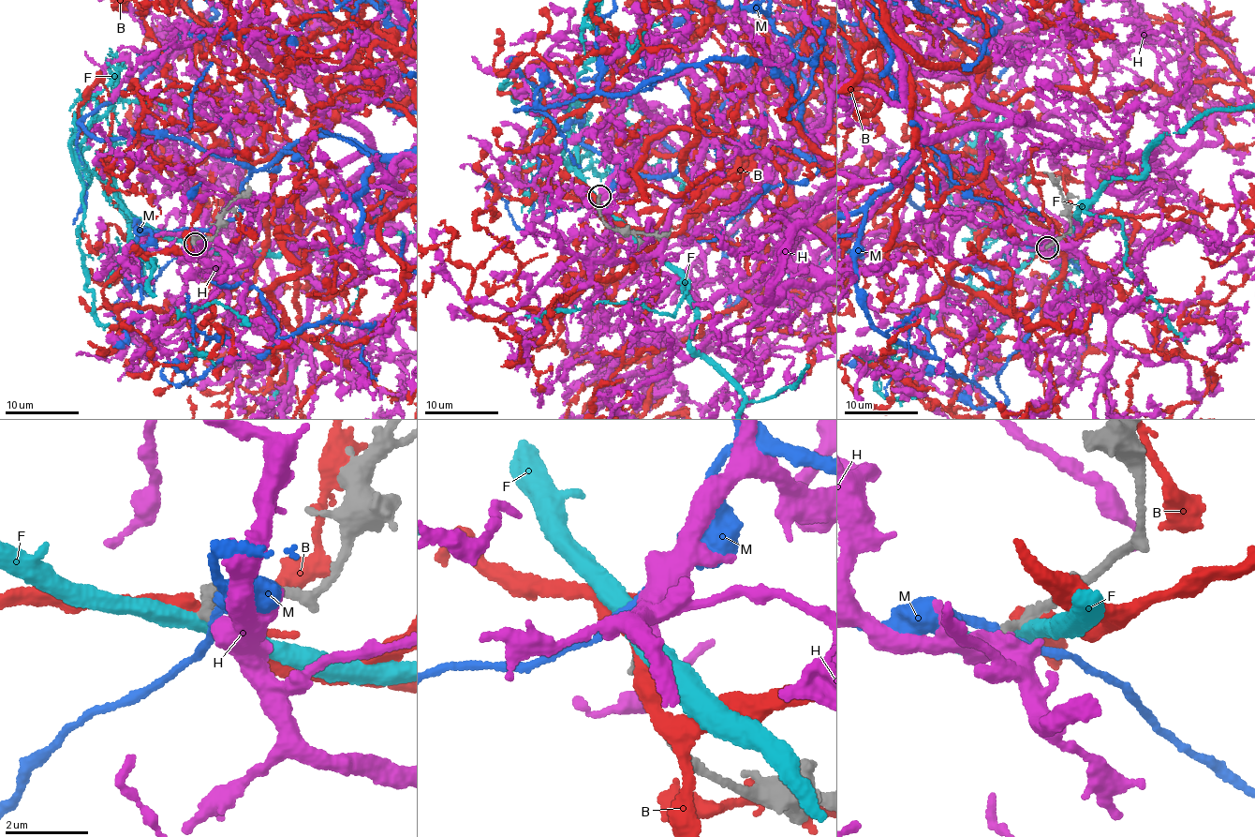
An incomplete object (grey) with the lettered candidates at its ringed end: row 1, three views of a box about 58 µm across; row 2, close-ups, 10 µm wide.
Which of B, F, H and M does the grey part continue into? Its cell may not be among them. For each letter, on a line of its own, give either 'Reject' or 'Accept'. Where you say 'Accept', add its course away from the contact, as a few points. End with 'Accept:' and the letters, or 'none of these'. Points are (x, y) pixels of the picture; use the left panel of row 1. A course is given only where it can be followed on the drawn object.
B: Reject
F: Reject
H: Accept
M: Reject
Accept: H

